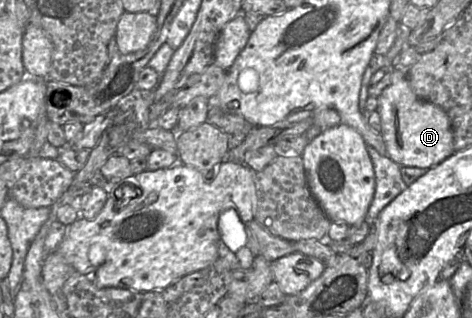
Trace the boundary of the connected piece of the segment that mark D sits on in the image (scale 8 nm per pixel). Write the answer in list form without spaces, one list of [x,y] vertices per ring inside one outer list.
[[[397,67],[390,84],[378,97],[378,112],[381,118],[381,135],[386,145],[387,156],[395,163],[402,166],[430,169],[455,153],[453,133],[450,119],[446,112],[439,106],[420,99],[412,90],[406,69]]]

